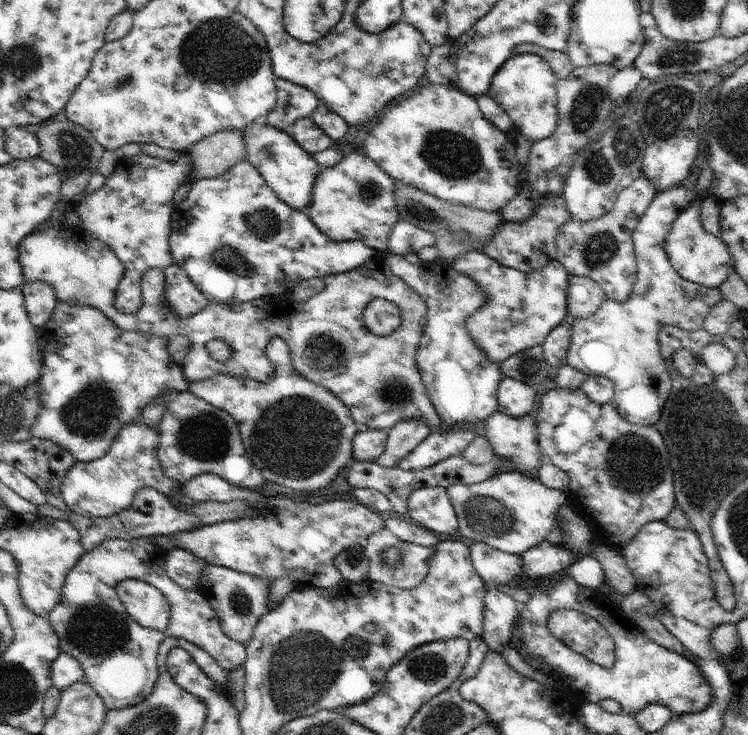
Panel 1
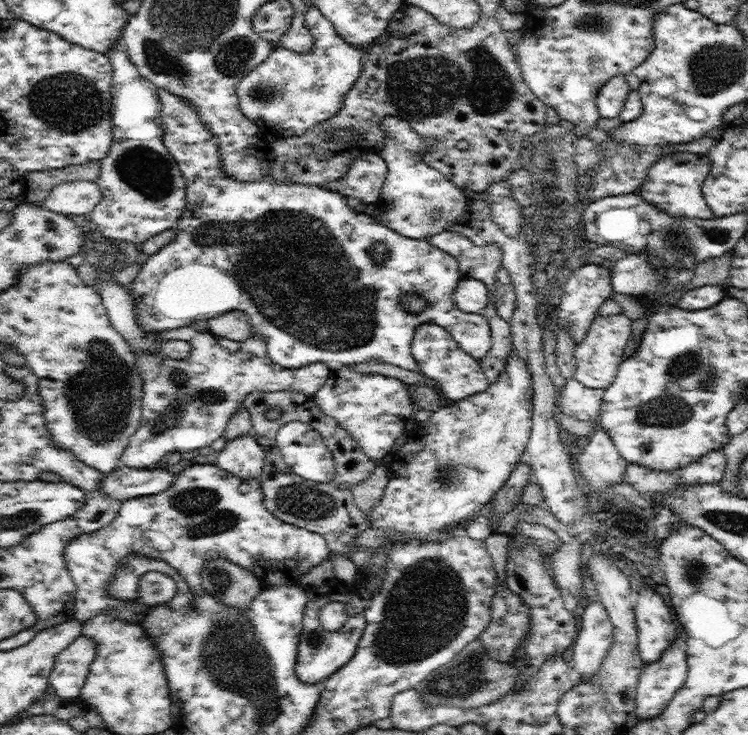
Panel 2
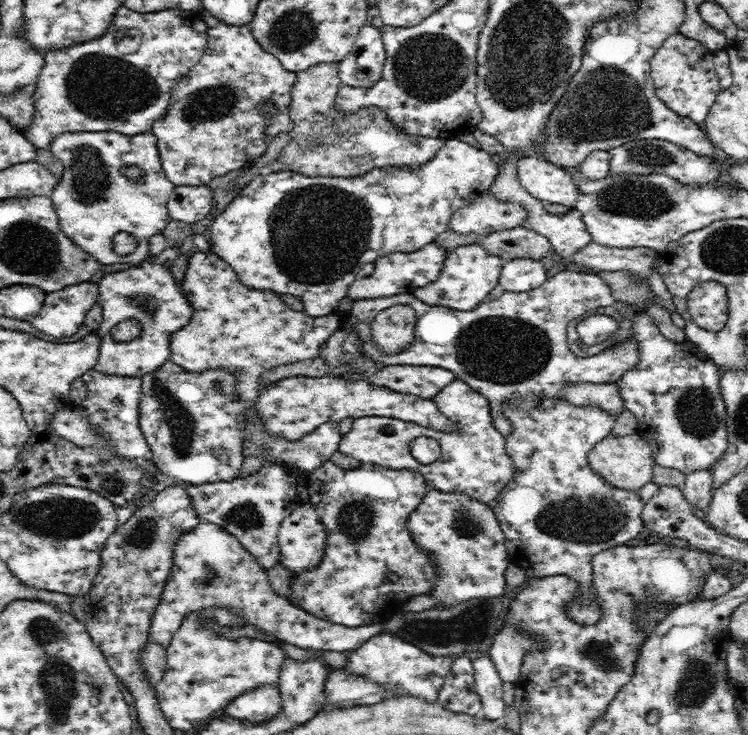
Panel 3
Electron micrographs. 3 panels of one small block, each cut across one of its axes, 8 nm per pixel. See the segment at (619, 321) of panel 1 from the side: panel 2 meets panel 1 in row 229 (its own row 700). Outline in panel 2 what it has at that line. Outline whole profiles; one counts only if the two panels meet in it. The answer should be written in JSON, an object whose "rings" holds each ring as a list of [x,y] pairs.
{"rings":[[[674,642],[660,660],[645,665],[637,684],[636,715],[641,719],[650,719],[664,712],[674,693],[686,681],[686,652]]]}

